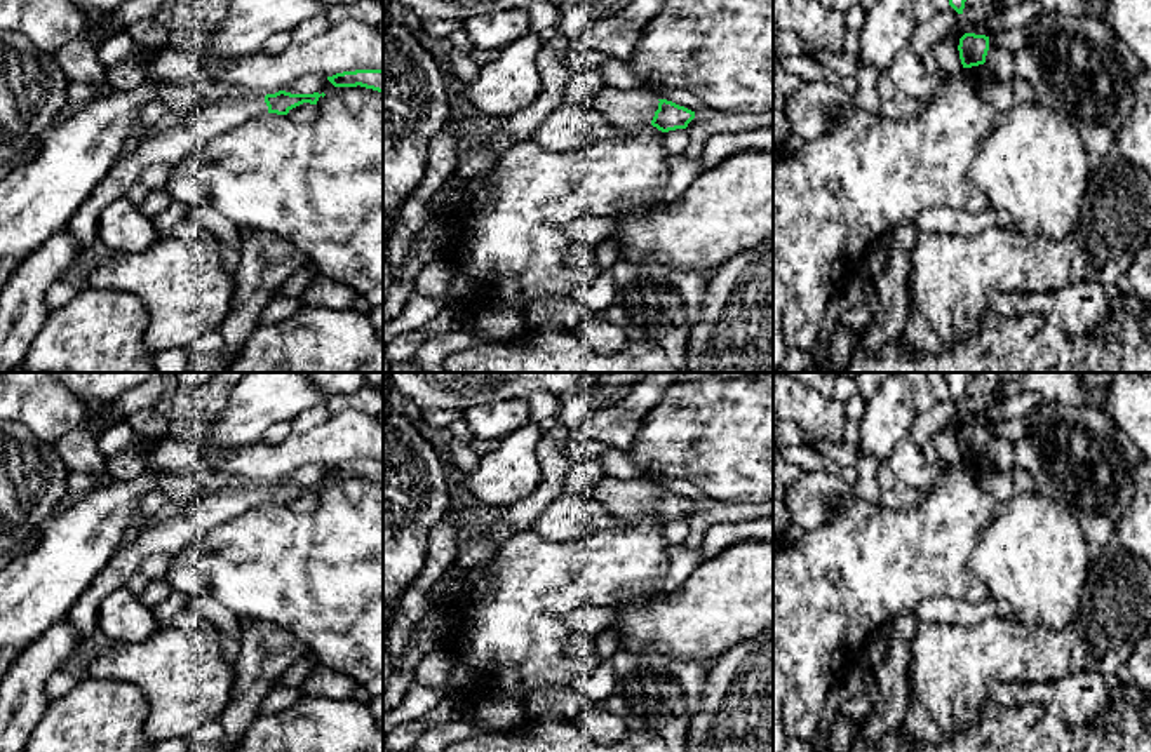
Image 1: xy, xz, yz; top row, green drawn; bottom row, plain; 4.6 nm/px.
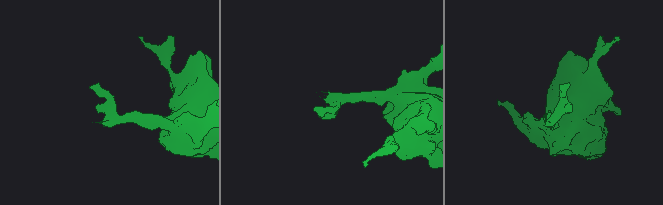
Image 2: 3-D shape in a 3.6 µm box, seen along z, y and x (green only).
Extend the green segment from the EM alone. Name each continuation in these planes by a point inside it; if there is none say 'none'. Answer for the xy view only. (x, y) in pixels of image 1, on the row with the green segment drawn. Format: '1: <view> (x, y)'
1: xy (169, 147)

